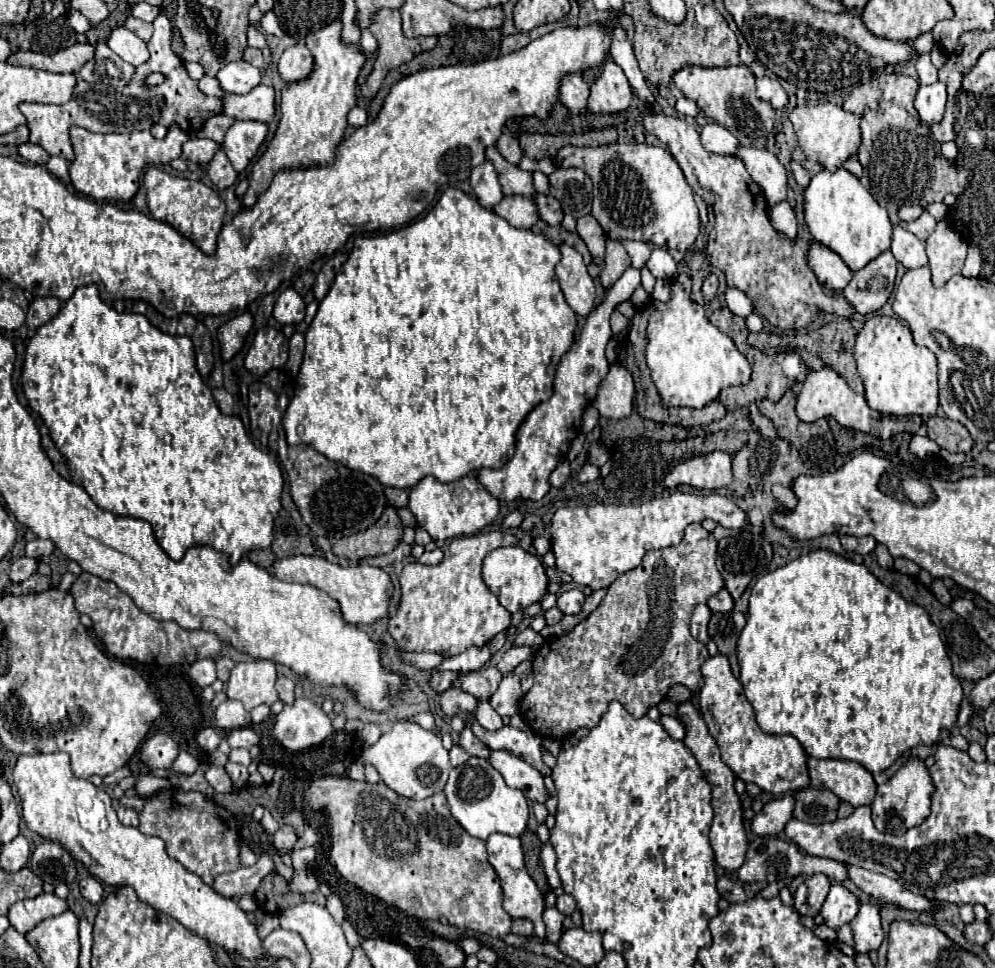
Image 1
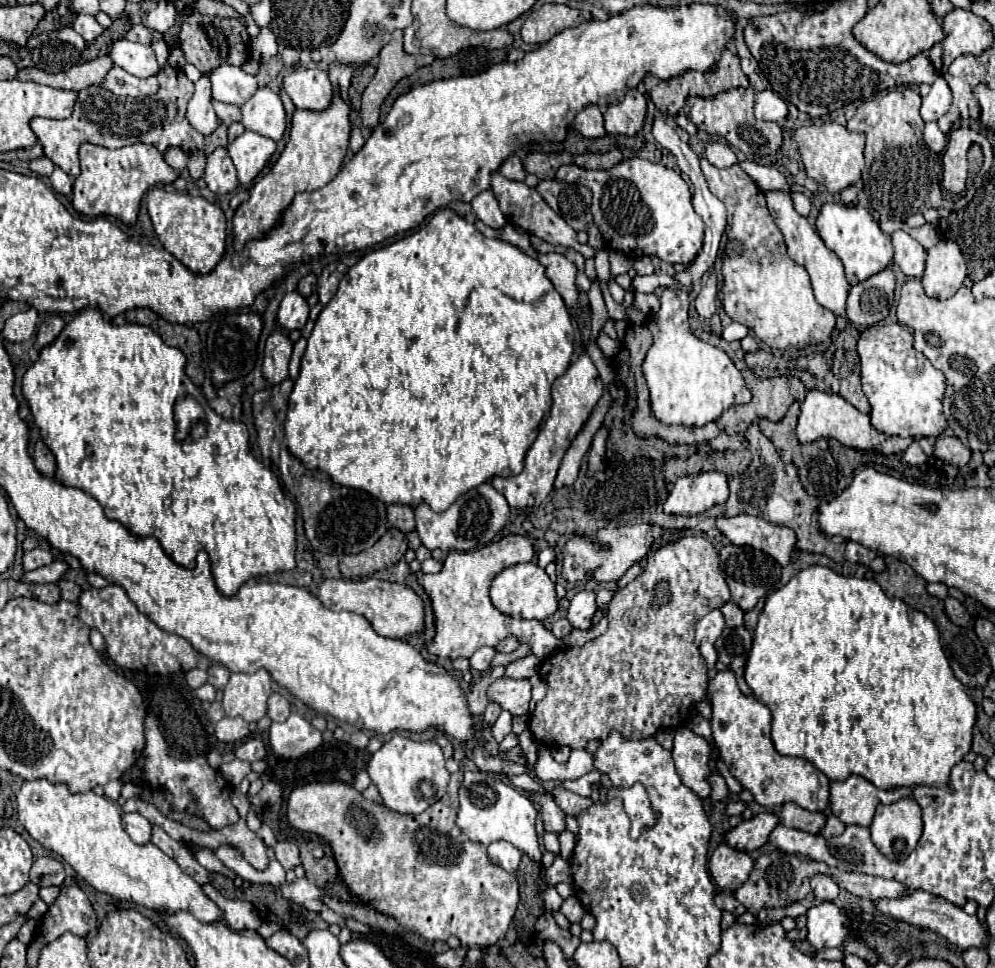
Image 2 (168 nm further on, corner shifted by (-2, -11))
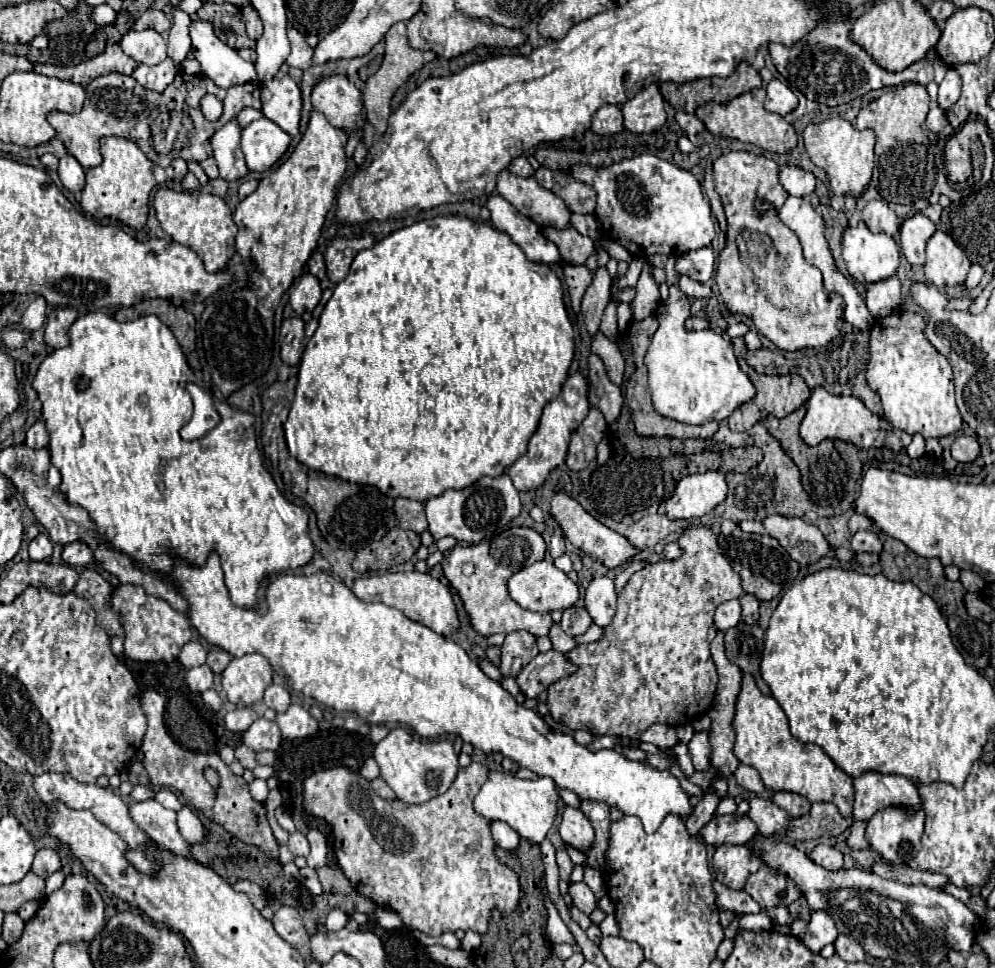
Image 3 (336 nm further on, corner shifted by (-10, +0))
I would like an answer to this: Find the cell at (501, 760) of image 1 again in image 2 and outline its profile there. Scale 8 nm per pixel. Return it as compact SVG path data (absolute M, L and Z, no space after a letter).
M531 793L531 799L541 805L545 831L559 835L559 833L563 833L567 829L567 825L565 825L565 813L555 805L555 801L553 801L551 795L533 795Z

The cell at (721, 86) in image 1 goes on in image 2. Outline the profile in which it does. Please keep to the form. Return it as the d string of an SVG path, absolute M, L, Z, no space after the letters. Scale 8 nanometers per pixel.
M753 87L747 89L731 89L727 93L717 95L715 99L701 99L701 97L689 97L683 113L687 115L689 121L697 125L697 129L707 131L709 135L721 135L727 139L727 143L735 149L741 149L745 155L751 157L765 157L765 155L775 155L777 149L783 143L783 133L777 123L769 121L757 121L753 117L753 105L755 105L755 91Z

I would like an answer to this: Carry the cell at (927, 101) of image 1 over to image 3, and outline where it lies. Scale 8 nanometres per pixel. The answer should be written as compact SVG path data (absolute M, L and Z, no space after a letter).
M951 68L951 70L945 74L943 82L939 84L939 98L937 98L937 102L939 102L939 106L941 106L943 110L949 110L949 108L959 100L959 96L961 96L961 78L959 78L959 74Z

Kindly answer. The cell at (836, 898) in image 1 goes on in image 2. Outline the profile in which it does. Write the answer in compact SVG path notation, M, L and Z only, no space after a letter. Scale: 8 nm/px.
M823 901L811 907L807 911L807 941L811 943L813 951L839 947L849 933L845 921L845 911L831 901Z

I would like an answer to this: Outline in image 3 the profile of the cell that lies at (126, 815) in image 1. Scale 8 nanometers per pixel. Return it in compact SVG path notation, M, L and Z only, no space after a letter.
M157 800L133 802L129 808L133 822L151 836L155 844L169 850L175 856L191 858L189 844L181 838L177 830L177 814L173 810L163 808Z

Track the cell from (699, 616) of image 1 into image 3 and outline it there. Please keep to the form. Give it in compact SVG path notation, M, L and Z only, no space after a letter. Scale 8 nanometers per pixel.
M727 600L717 606L713 624L715 624L715 630L727 630L727 628L733 628L739 620L741 620L739 600Z

